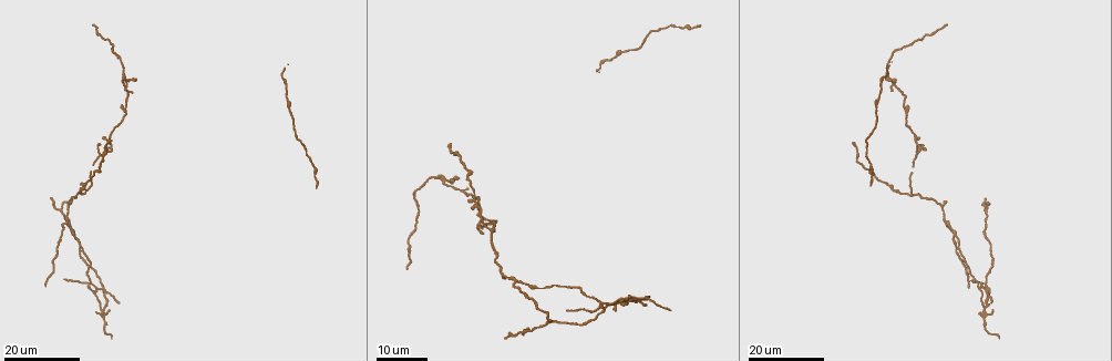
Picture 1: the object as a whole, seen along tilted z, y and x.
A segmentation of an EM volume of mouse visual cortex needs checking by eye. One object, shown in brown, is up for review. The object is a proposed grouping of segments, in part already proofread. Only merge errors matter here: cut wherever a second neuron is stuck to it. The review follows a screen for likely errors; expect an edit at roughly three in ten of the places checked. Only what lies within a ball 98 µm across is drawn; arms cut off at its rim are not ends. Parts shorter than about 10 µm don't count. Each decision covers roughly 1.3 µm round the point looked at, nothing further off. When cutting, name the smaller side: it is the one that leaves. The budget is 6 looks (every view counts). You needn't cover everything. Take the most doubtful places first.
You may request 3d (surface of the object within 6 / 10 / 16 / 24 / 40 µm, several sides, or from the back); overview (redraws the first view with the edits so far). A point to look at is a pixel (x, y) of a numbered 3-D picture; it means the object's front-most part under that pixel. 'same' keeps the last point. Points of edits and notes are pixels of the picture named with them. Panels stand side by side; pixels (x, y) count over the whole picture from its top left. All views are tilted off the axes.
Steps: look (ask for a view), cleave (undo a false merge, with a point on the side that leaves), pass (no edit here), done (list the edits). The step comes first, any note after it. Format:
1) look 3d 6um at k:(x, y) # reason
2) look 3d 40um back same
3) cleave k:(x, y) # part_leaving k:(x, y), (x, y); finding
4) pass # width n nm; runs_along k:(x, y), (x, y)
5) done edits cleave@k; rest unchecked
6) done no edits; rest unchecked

look 3d 16um at 1:(444, 181) # four arms meet

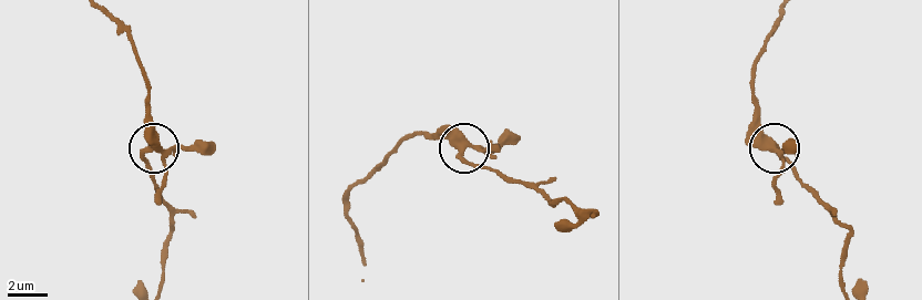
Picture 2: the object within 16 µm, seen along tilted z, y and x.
look 3d 10um at 2:(467, 144)

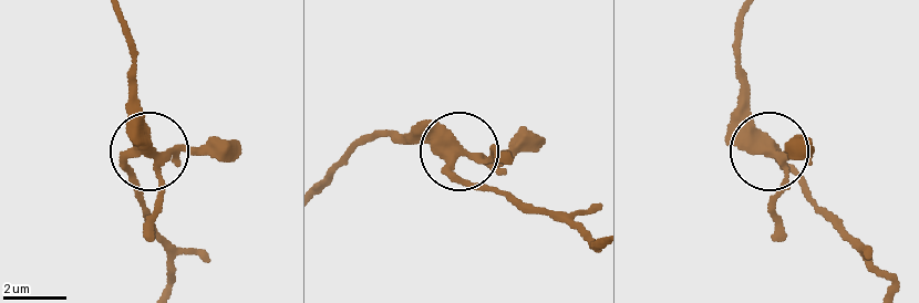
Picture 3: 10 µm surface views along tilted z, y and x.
pass # runs_along 3:(886, 284), (836, 213), (768, 156), (743, 82); continuous, no second neuron

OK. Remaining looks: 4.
look 3d 16um at 1:(66, 221) # arms part here

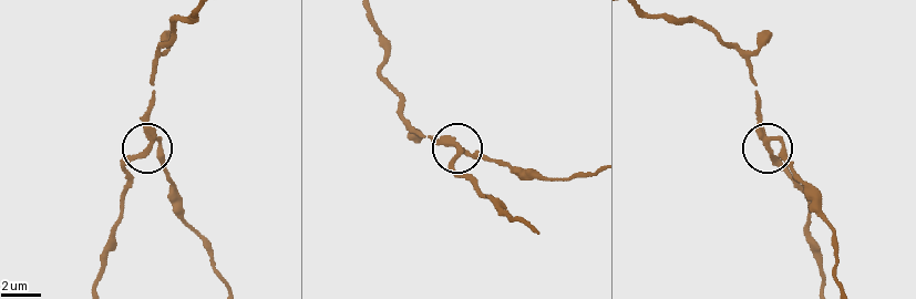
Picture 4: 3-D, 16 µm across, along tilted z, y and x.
look 3d 10um at 4:(768, 138)

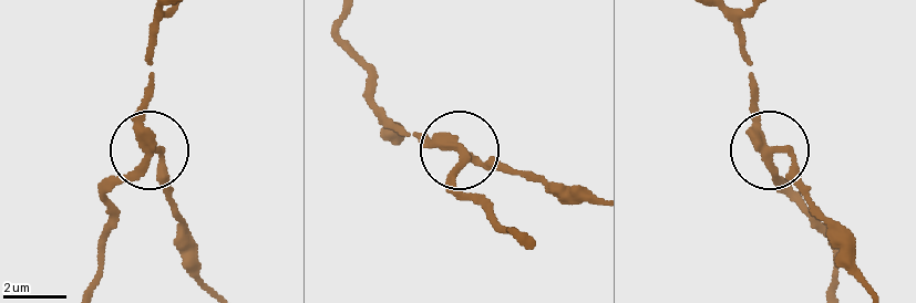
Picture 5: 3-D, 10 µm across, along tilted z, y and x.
cleave 5:(165, 184) # width 240 nm; part_leaving 5:(774, 146), (836, 256), (866, 286); two neurons meet here

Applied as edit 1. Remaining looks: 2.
done edits cleave@5; rest unchecked

